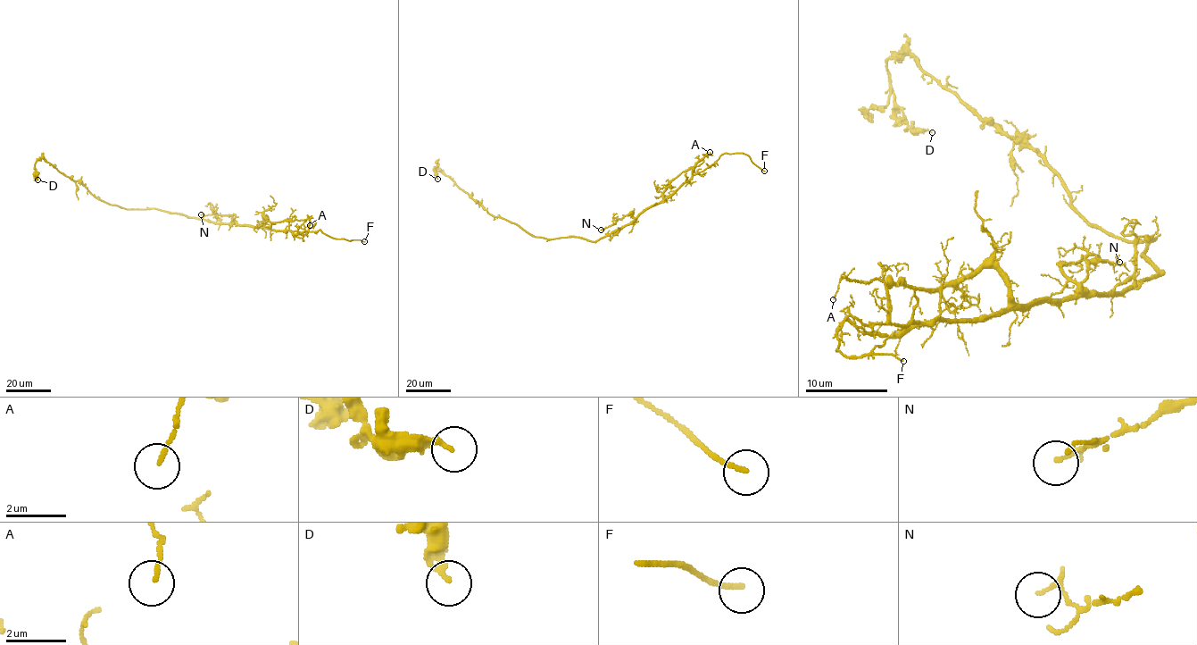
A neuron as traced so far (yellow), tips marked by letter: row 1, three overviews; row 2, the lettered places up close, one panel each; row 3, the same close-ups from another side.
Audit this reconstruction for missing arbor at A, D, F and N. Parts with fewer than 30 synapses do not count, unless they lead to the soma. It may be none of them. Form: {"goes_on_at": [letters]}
{"goes_on_at": ["F"]}

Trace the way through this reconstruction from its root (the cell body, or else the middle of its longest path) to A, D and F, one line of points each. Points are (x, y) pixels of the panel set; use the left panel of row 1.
A: (187, 216), (253, 226), (261, 226), (263, 216), (271, 221), (308, 219), (310, 225)
D: (187, 216), (110, 205), (43, 158), (34, 166), (37, 180)
F: (187, 216), (279, 230), (305, 232), (320, 230), (332, 238), (364, 241)

